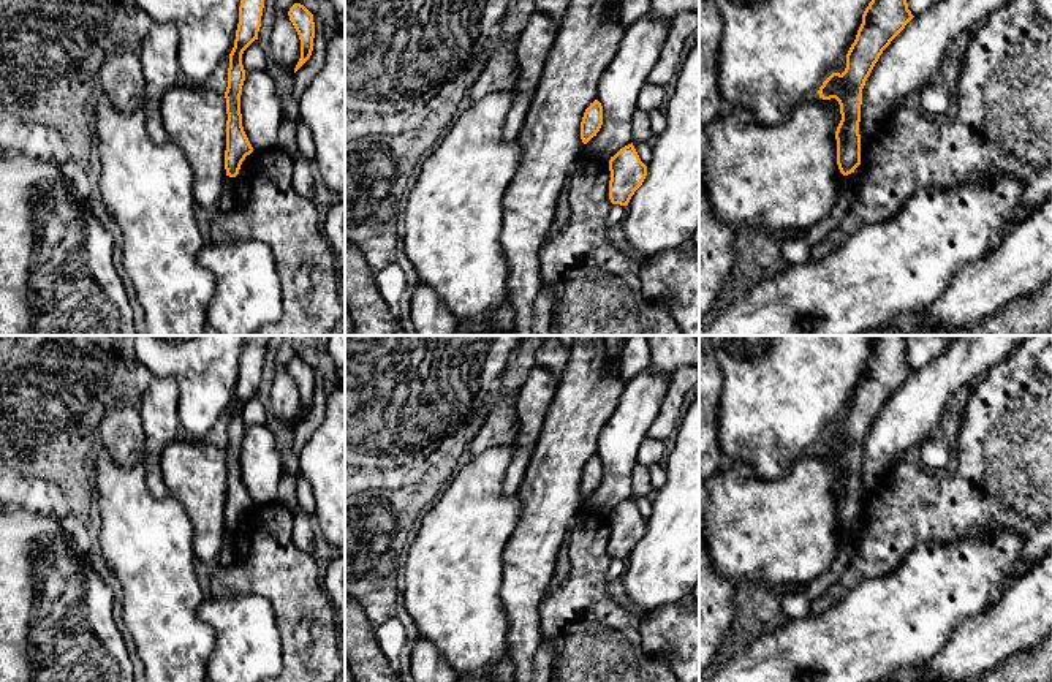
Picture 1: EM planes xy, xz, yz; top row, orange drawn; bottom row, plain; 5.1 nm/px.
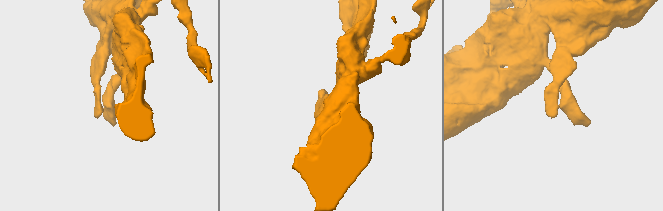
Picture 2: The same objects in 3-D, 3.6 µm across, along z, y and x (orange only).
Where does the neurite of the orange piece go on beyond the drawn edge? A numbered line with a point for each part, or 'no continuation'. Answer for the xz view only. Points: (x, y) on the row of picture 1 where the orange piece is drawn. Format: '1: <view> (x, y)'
no continuation

